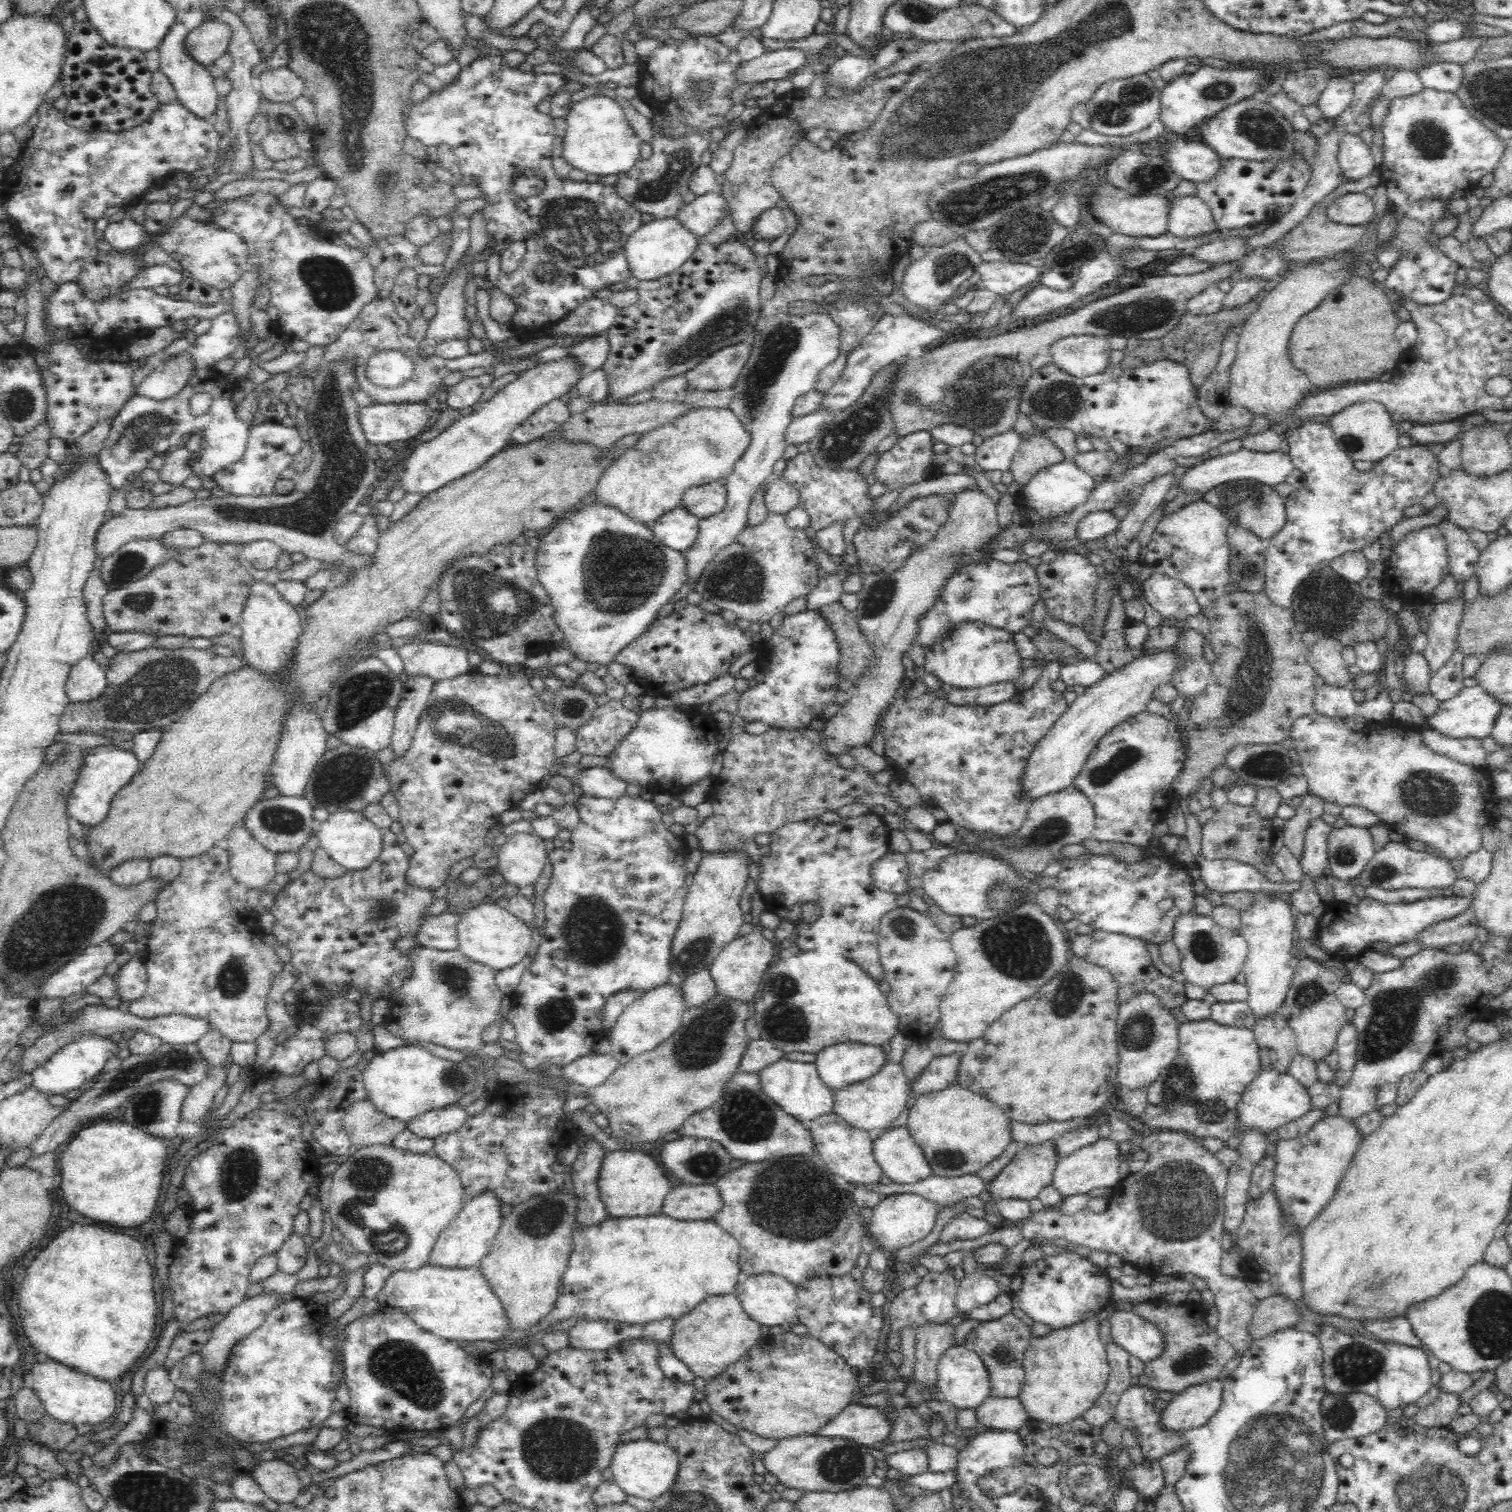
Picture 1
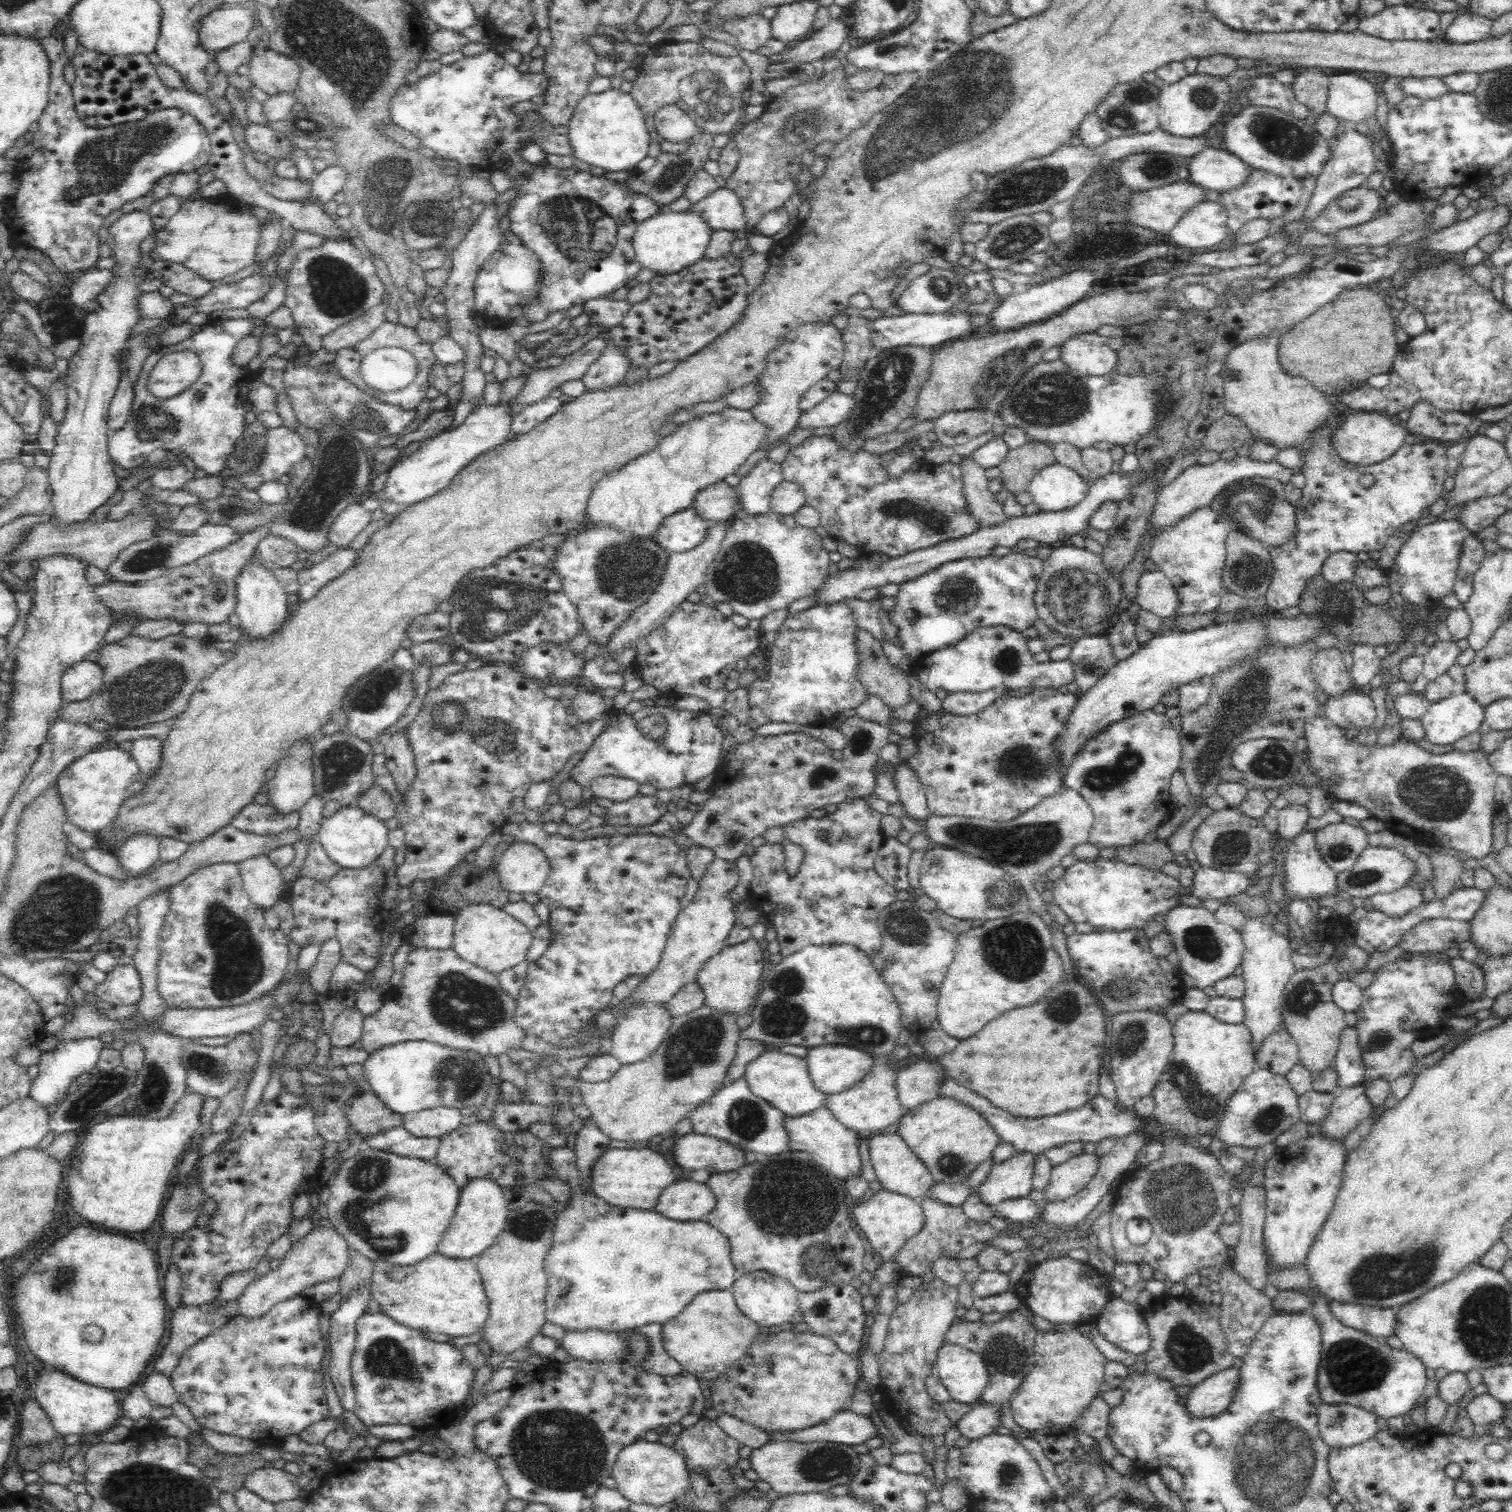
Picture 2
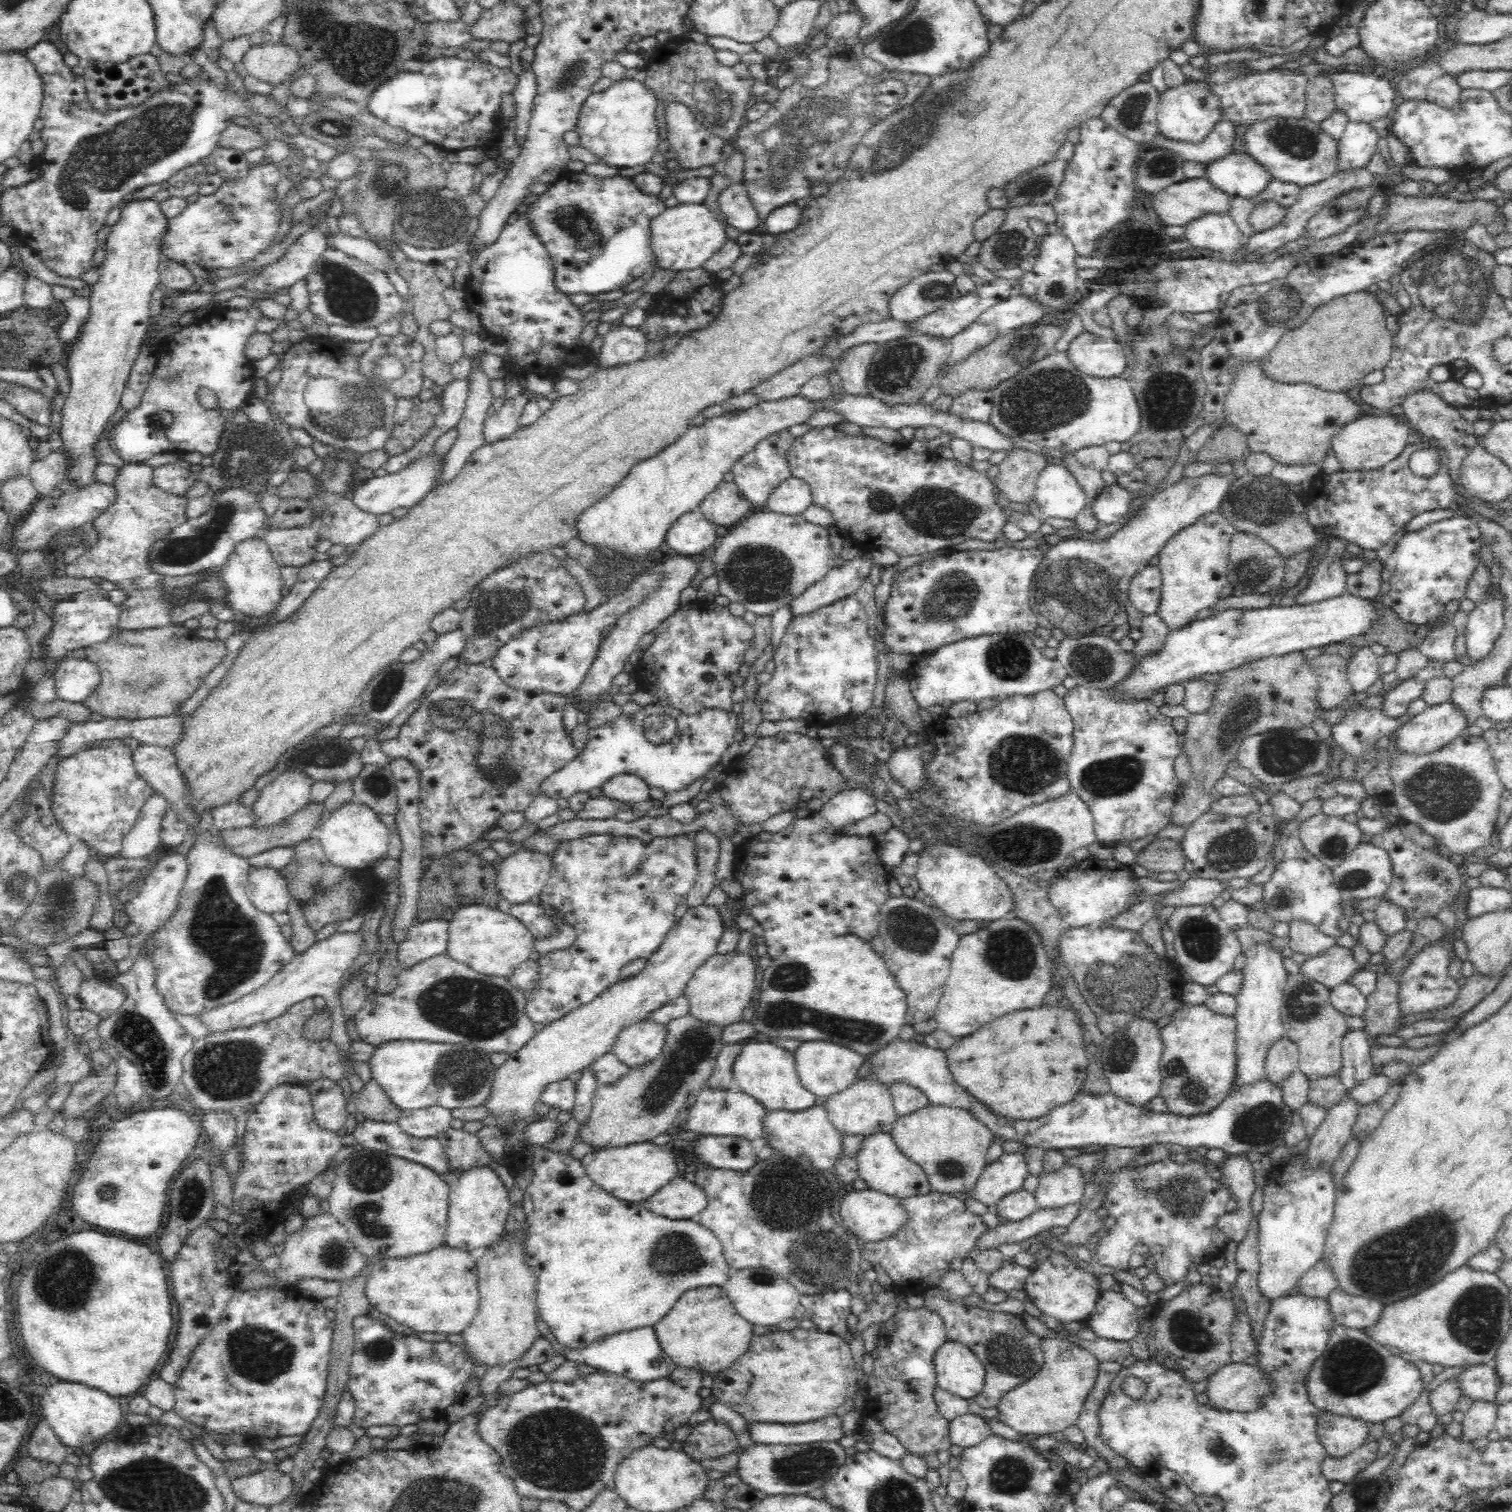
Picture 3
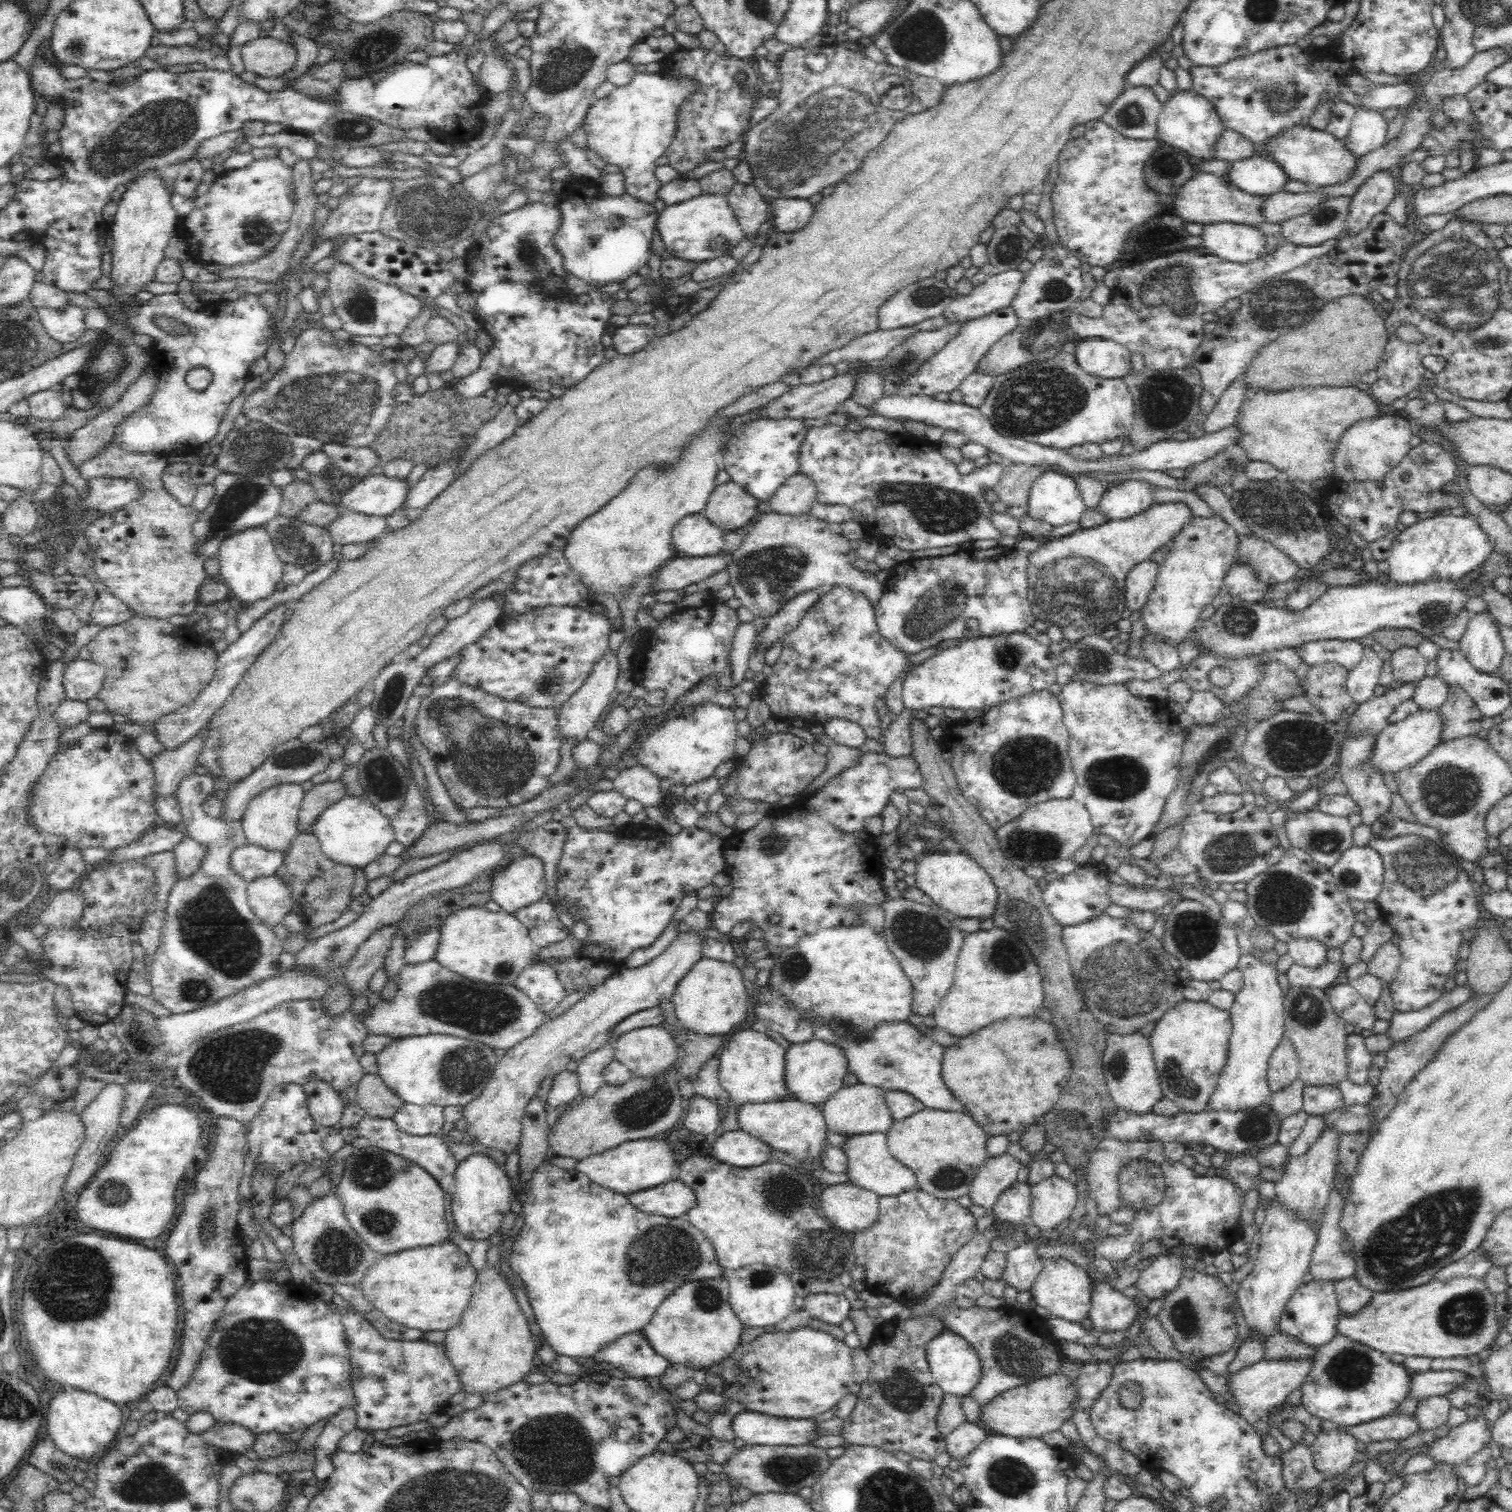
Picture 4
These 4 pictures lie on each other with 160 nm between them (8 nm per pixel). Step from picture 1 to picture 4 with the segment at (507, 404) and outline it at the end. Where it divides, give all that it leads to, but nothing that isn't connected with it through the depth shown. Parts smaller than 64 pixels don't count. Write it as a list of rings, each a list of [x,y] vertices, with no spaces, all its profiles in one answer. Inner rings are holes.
[[[366,475],[358,483],[349,486],[340,497],[340,506],[348,510],[364,513],[370,516],[387,517],[401,506],[408,494],[408,484],[405,478],[388,478],[386,475]]]

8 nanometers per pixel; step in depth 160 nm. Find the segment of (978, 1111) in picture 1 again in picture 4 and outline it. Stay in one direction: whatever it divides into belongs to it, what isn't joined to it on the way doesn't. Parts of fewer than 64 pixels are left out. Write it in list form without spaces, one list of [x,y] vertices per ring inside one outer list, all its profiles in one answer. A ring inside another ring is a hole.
[[[924,1107],[908,1118],[894,1121],[886,1136],[890,1154],[916,1176],[916,1188],[937,1199],[968,1195],[979,1167],[989,1157],[986,1132],[976,1125],[970,1114],[960,1111]]]

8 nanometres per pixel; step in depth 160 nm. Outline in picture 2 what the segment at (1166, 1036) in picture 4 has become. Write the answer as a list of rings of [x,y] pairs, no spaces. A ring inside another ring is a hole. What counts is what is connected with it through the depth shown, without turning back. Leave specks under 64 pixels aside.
[[[1188,1010],[1173,1024],[1172,1037],[1174,1037],[1172,1052],[1158,1084],[1151,1092],[1156,1102],[1156,1112],[1152,1118],[1162,1122],[1162,1125],[1168,1125],[1180,1131],[1182,1135],[1188,1137],[1188,1140],[1196,1141],[1203,1135],[1211,1134],[1211,1131],[1224,1117],[1228,1098],[1231,1098],[1232,1094],[1240,1088],[1244,1078],[1256,1069],[1254,1049],[1250,1043],[1252,1035],[1244,1023],[1222,1022],[1205,1010]]]

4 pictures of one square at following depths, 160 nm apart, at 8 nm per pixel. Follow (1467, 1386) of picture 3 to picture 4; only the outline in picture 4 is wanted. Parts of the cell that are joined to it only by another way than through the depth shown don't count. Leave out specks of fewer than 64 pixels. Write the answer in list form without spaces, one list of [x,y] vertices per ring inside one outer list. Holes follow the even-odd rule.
[[[1431,1368],[1427,1371],[1410,1373],[1411,1382],[1406,1397],[1420,1402],[1431,1396],[1444,1396],[1446,1392],[1465,1384],[1470,1375],[1466,1372],[1438,1370]]]

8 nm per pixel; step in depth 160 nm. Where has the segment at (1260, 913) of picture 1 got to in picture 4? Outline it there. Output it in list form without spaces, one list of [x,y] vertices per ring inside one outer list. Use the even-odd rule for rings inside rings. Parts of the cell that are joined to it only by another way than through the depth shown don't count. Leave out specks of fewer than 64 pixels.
[[[1248,953],[1240,955],[1237,969],[1242,971],[1243,987],[1235,994],[1234,1004],[1228,1010],[1233,1024],[1228,1058],[1204,1112],[1254,1110],[1271,1098],[1267,1070],[1274,1048],[1285,1036],[1284,994],[1277,979],[1276,966]]]

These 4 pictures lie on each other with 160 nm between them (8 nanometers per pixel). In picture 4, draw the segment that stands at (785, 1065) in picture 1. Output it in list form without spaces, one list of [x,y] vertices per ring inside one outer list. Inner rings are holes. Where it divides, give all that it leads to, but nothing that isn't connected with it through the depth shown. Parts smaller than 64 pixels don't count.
[[[741,1027],[731,1032],[718,1057],[718,1083],[728,1091],[730,1104],[738,1107],[744,1103],[789,1099],[788,1089],[784,1085],[785,1054],[786,1049],[772,1038],[772,1034]]]

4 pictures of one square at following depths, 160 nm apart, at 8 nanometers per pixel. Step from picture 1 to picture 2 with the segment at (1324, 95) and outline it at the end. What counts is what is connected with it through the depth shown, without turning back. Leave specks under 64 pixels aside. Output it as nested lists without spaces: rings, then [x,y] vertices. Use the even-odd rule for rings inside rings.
[[[1353,73],[1329,76],[1327,112],[1352,125],[1374,118],[1378,108],[1376,84]]]

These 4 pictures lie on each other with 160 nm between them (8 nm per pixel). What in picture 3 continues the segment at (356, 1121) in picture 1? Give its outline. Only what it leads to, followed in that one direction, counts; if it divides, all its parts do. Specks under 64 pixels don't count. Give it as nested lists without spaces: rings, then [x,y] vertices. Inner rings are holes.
[[[374,1080],[364,1081],[358,1092],[357,1110],[362,1111],[366,1119],[379,1122],[397,1122],[401,1109],[396,1107],[384,1089]]]

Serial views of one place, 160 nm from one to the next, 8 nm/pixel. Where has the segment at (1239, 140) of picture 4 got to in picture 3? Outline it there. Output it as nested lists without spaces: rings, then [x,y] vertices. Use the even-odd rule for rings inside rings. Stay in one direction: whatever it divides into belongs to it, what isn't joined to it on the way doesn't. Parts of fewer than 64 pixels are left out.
[[[1221,118],[1202,142],[1174,142],[1158,133],[1150,144],[1140,146],[1147,150],[1154,148],[1168,149],[1180,155],[1184,161],[1210,164],[1228,156],[1228,154],[1234,154],[1236,142],[1238,142],[1236,126],[1232,121]]]

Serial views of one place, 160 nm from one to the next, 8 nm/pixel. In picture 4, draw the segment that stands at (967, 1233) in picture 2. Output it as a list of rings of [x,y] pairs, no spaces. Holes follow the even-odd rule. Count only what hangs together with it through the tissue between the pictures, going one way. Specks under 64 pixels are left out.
[[[916,1188],[878,1198],[880,1214],[861,1232],[853,1234],[855,1264],[864,1266],[865,1290],[889,1295],[907,1306],[940,1280],[952,1257],[977,1234],[976,1219],[957,1199],[937,1199]]]

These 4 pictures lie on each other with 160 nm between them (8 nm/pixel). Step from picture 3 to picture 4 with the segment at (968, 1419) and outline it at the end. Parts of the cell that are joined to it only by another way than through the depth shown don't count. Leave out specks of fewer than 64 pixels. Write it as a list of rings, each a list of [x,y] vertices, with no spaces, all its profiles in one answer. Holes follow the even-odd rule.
[[[966,1421],[948,1436],[945,1436],[946,1448],[950,1458],[967,1457],[988,1435],[984,1426]]]

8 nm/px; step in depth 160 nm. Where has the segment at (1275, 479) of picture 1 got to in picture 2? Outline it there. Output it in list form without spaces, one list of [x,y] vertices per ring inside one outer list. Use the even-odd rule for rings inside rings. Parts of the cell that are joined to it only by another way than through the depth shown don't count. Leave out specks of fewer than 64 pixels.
[[[1236,456],[1232,459],[1218,459],[1213,464],[1192,465],[1187,468],[1172,482],[1162,486],[1158,490],[1157,500],[1154,504],[1152,514],[1147,523],[1150,530],[1150,542],[1155,539],[1163,530],[1174,526],[1192,514],[1195,510],[1204,507],[1210,507],[1216,495],[1224,490],[1231,482],[1239,481],[1243,478],[1262,477],[1273,478],[1283,482],[1285,485],[1290,482],[1293,471],[1281,466],[1275,460],[1272,462],[1258,462],[1250,457]]]

